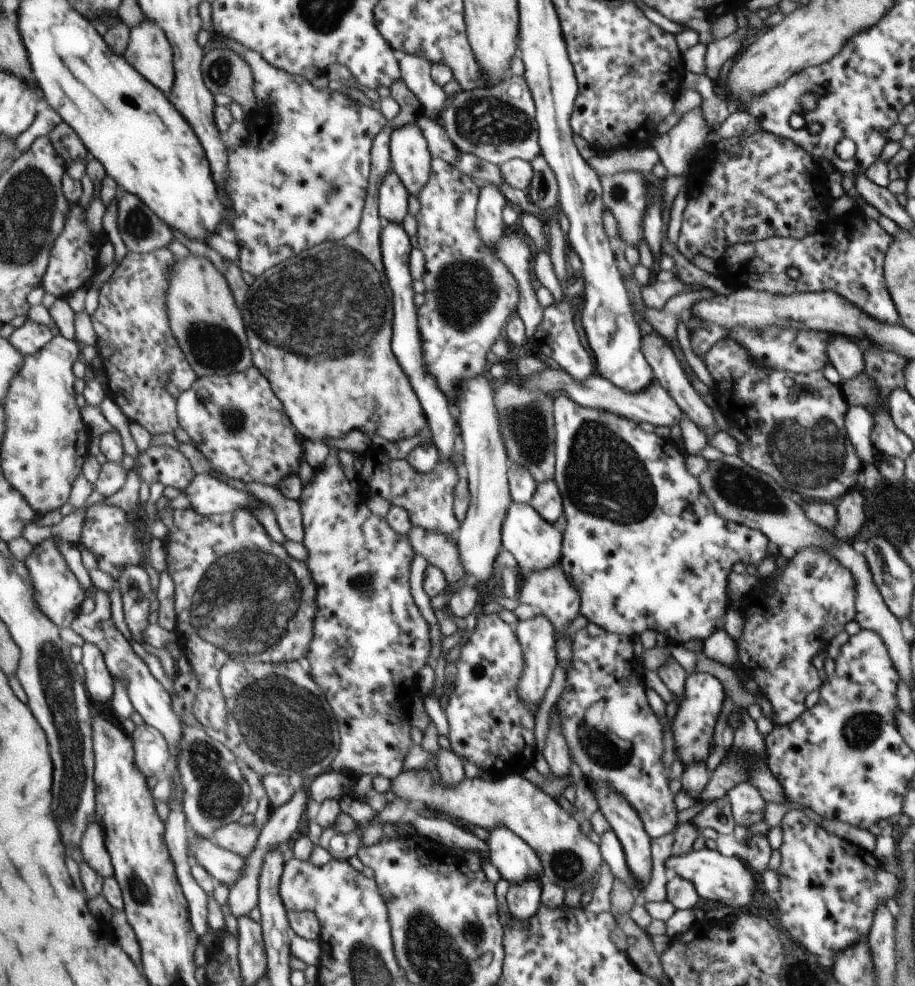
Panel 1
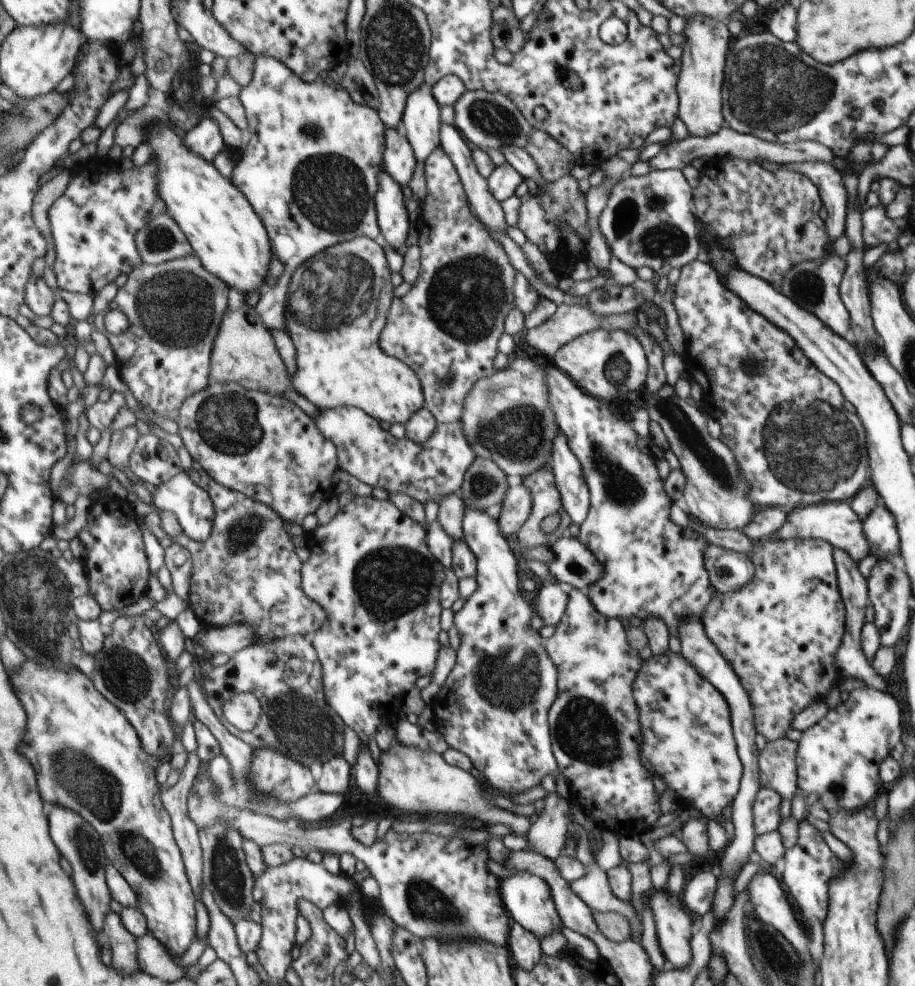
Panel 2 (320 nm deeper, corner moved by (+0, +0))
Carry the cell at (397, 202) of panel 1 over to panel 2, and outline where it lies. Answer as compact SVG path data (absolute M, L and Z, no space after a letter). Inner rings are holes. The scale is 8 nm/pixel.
M387 128L384 170L392 174L402 186L409 186L417 166L417 160L413 145L402 128Z

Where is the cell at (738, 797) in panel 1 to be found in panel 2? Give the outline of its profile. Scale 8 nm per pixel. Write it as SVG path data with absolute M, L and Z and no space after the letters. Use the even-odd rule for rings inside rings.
M763 787L757 791L751 812L756 836L771 832L779 824L779 804L781 797L777 791Z

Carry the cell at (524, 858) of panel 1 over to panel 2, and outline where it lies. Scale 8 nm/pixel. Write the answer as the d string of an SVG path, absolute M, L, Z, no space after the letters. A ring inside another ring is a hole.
M524 872L523 874L504 878L501 881L500 889L505 908L508 908L514 922L527 932L530 932L537 940L540 941L541 939L547 938L553 932L560 932L560 929L563 927L563 921L556 911L551 889L536 874Z

